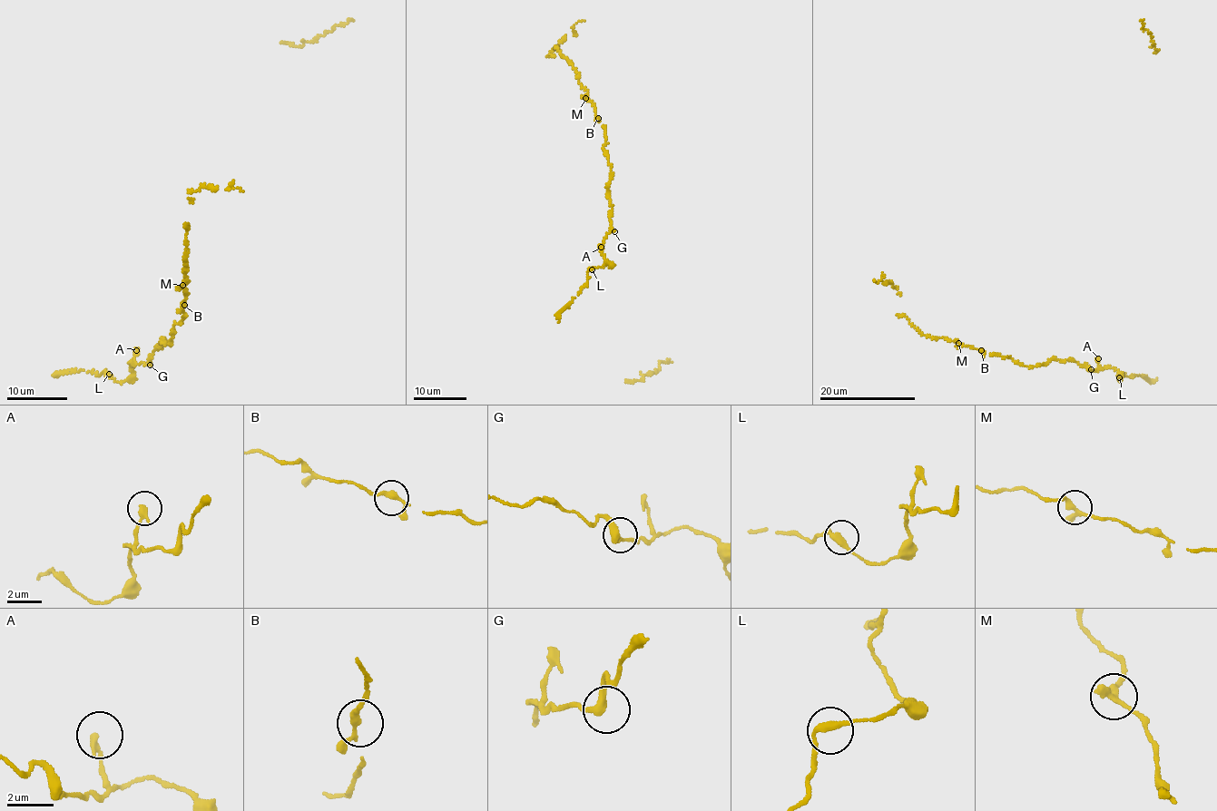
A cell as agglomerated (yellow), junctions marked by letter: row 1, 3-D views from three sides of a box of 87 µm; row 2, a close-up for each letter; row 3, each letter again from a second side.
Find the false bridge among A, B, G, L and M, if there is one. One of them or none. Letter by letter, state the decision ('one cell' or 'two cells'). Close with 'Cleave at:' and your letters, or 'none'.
A: one cell
B: one cell
G: one cell
L: one cell
M: one cell
Cleave at: none

